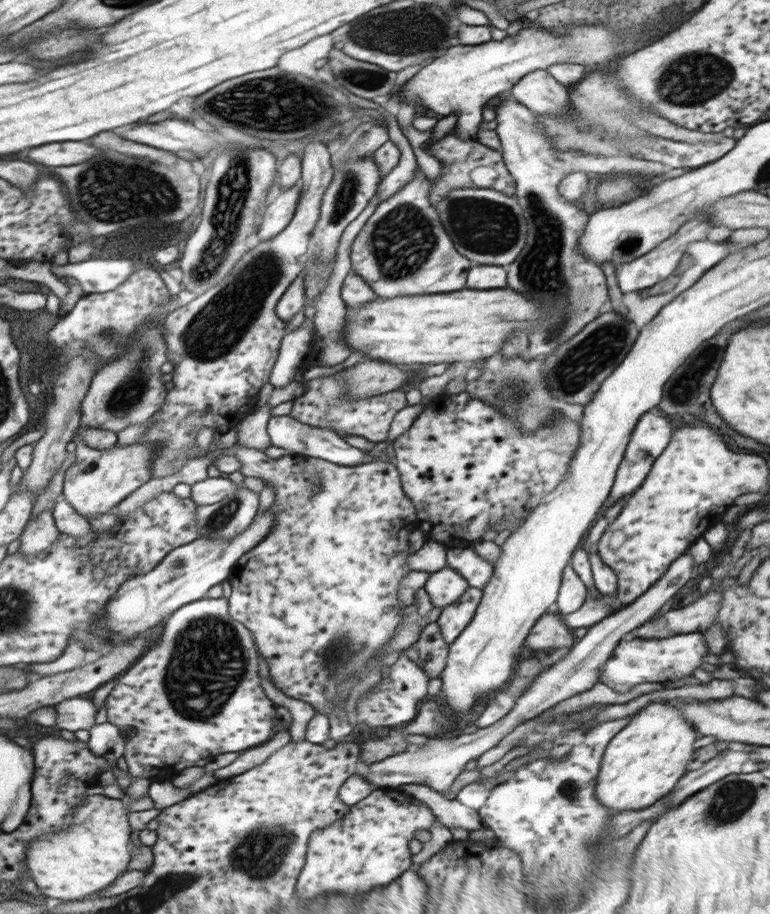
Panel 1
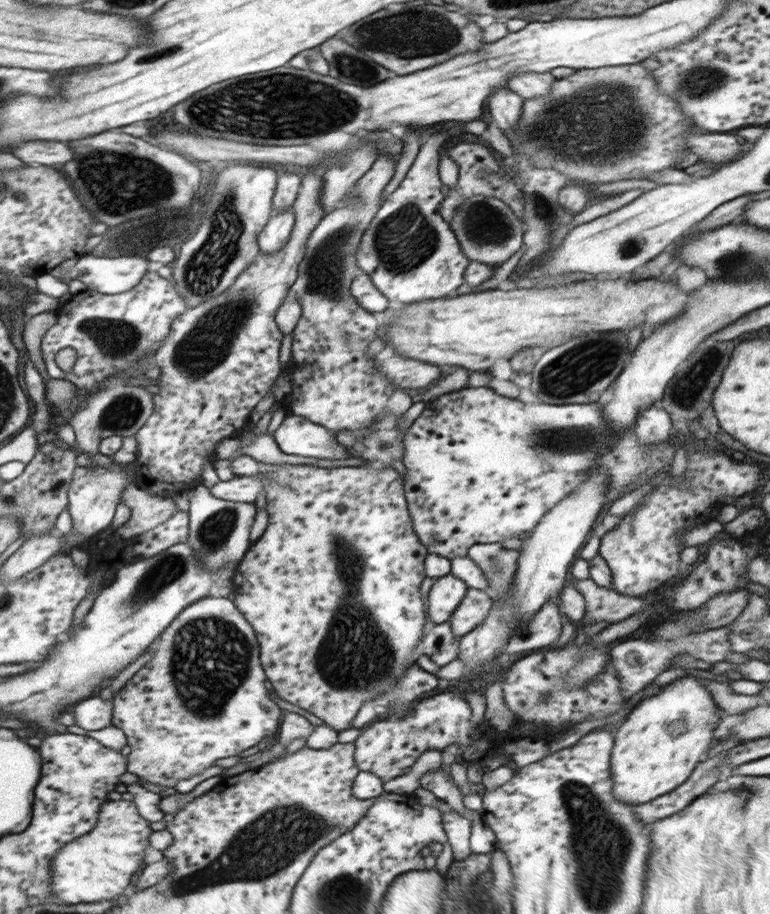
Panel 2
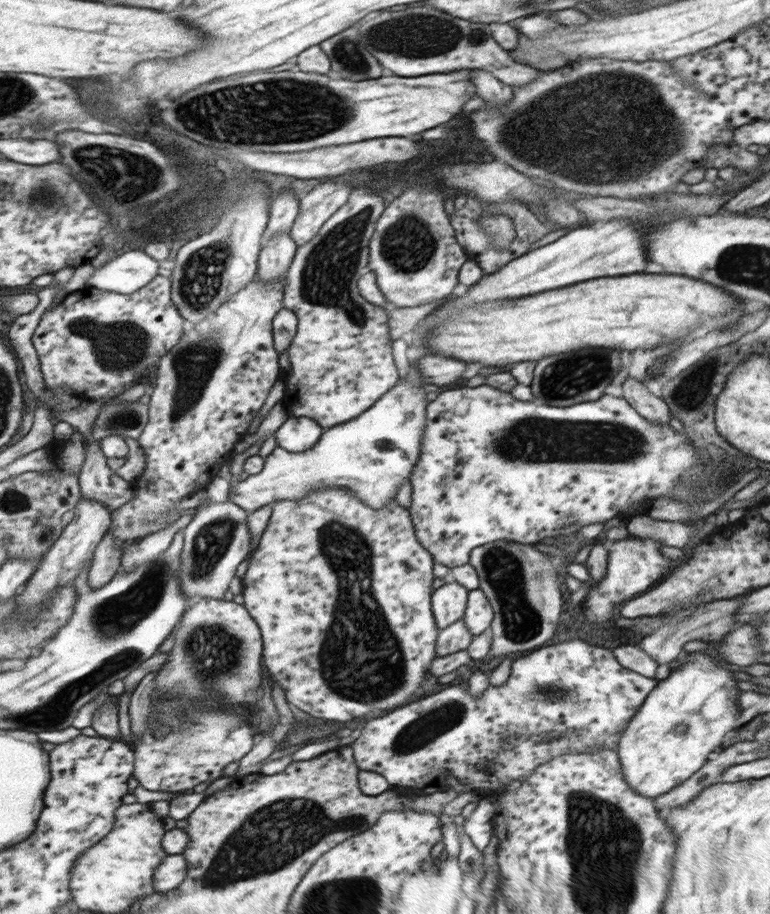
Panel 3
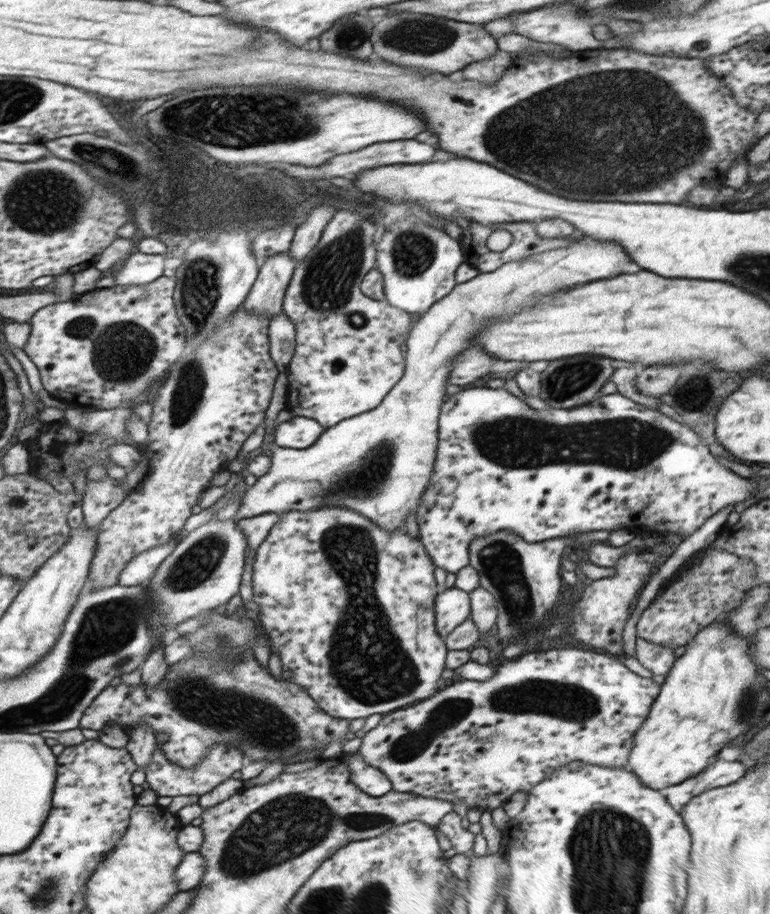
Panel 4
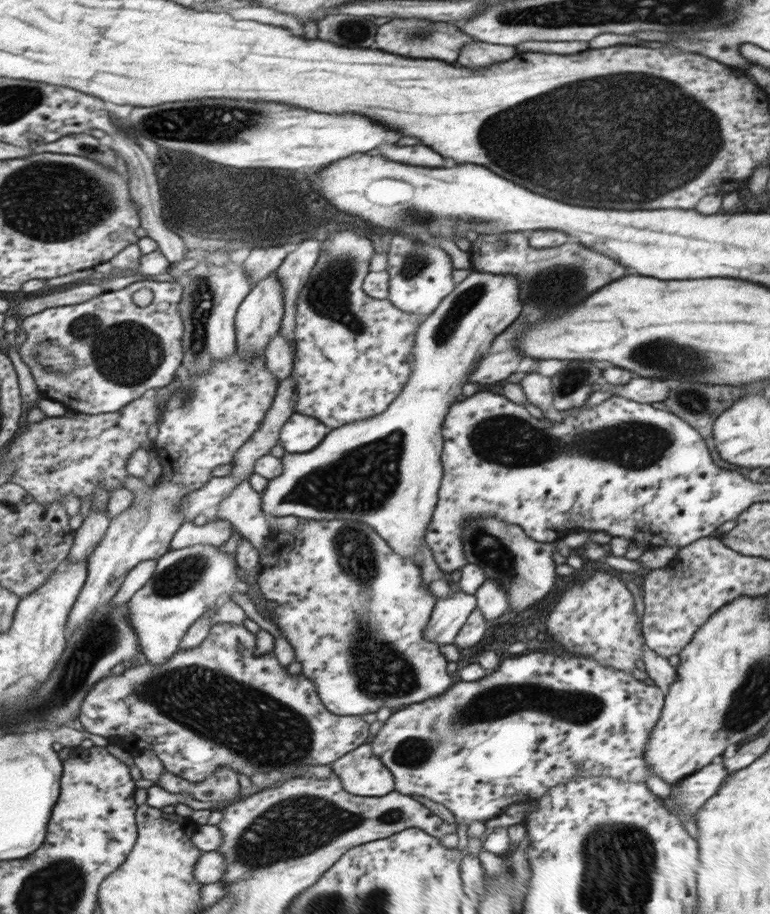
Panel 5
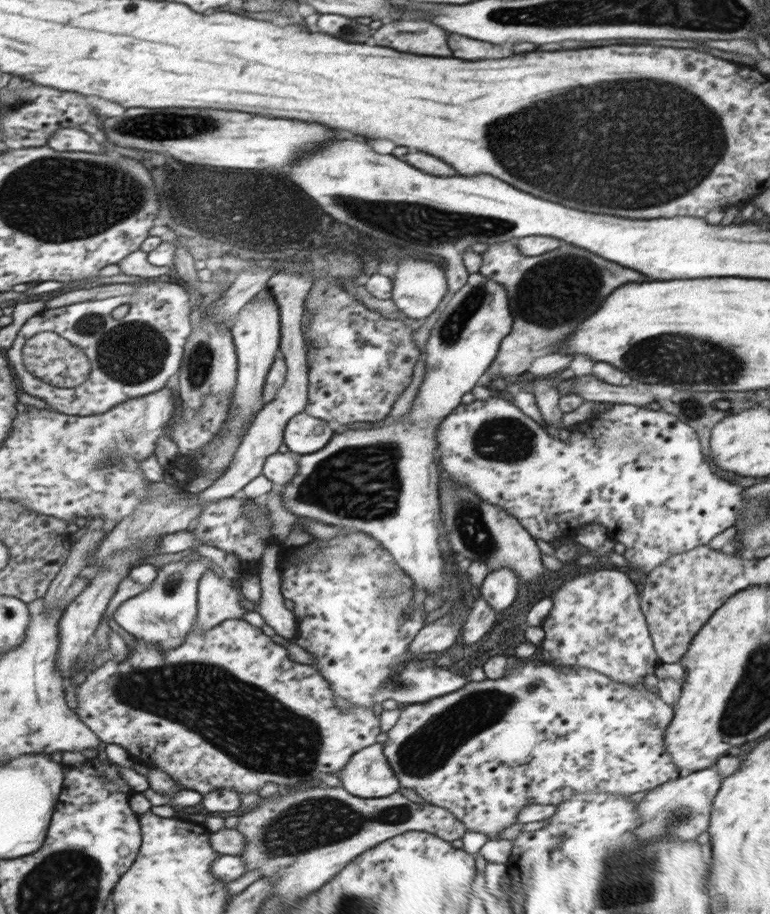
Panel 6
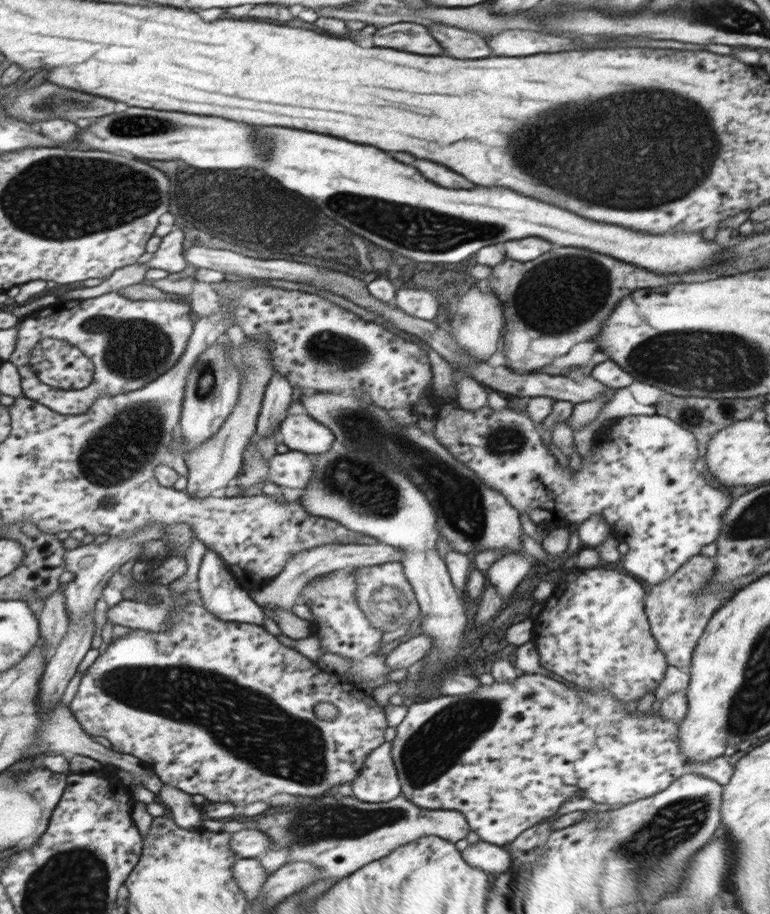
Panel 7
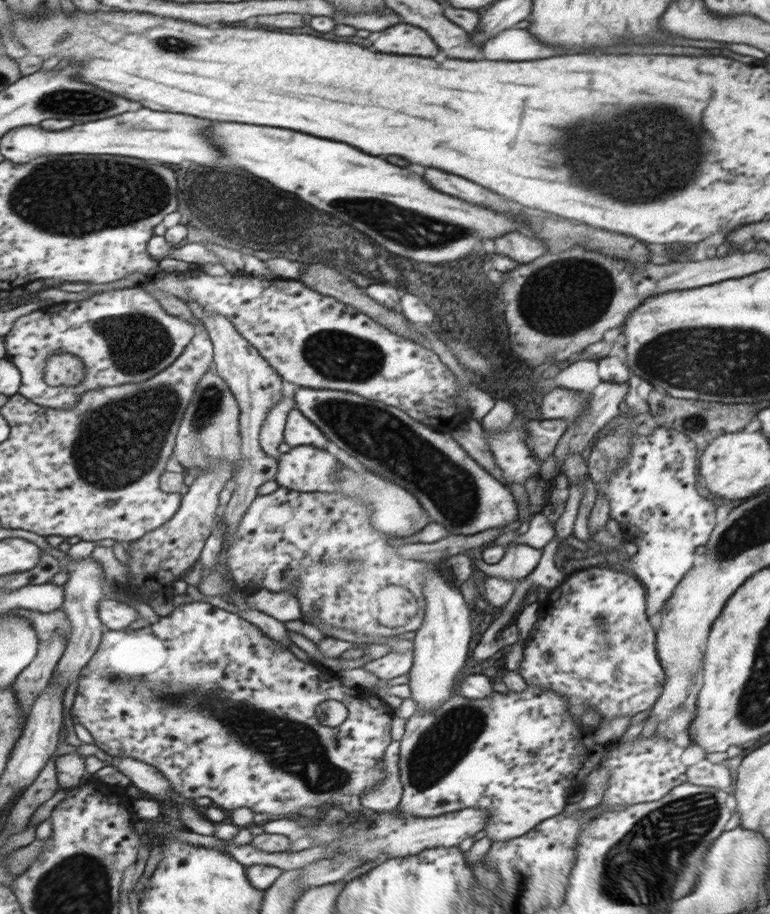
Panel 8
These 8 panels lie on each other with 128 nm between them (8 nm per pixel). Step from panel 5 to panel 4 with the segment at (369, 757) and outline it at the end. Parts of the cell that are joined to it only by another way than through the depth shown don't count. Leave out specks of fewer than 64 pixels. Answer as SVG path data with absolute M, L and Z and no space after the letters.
M358 752L344 753L344 759L348 763L350 781L362 792L379 797L392 789L392 784L386 774L382 770L366 764Z

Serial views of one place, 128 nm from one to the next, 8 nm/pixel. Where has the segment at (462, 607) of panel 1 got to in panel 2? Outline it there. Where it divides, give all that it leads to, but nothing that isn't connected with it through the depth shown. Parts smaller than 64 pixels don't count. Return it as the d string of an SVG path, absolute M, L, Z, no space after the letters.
M468 588L459 607L448 619L454 636L464 636L482 624L492 606L493 600L489 591Z

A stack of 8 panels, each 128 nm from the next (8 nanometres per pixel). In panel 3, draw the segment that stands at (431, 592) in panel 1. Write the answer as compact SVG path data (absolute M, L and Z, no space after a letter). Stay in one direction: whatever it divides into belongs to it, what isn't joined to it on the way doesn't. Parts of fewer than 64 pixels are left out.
M449 579L444 585L434 589L431 596L431 610L439 629L462 620L468 594L469 590L464 585Z

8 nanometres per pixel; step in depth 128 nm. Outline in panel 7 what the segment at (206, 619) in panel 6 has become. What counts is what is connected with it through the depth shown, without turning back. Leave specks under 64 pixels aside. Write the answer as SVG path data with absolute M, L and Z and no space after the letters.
M204 549L203 559L199 567L195 588L202 597L199 601L205 610L224 622L243 622L262 625L264 623L263 610L260 605L249 595L249 591L241 588L236 575L230 572L226 561L214 550Z

